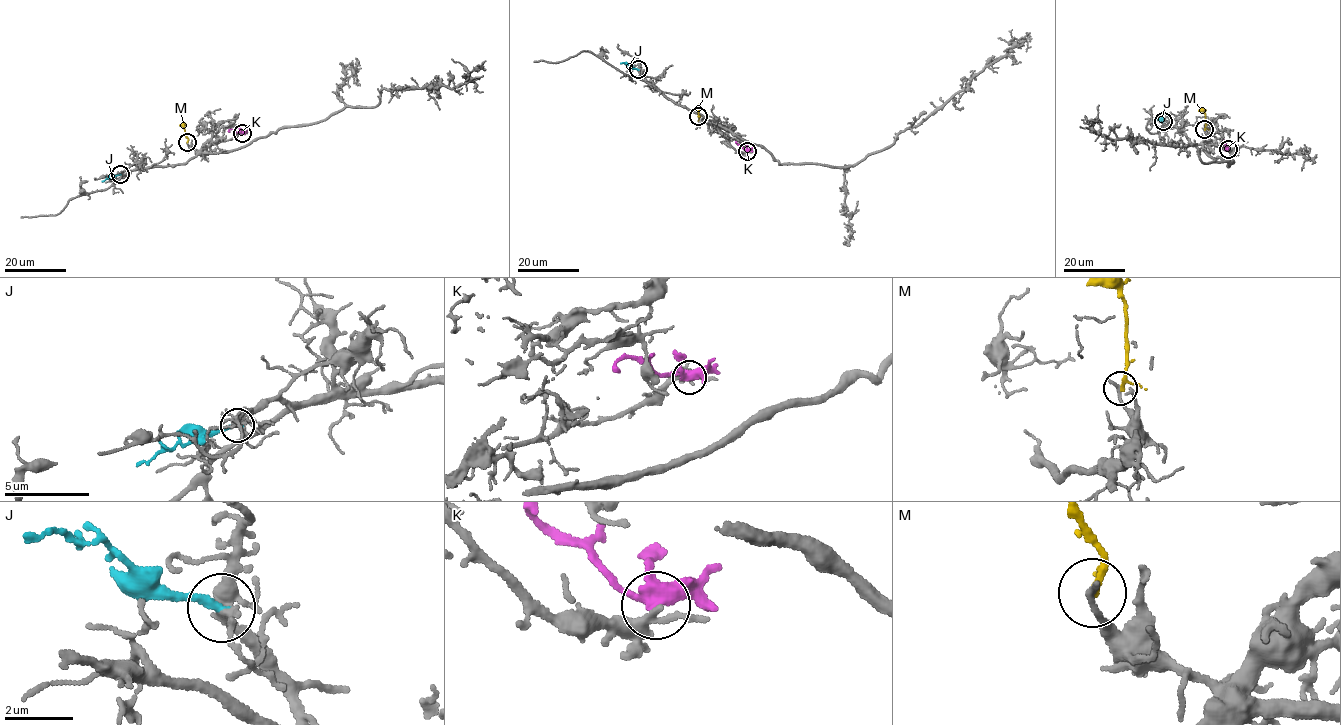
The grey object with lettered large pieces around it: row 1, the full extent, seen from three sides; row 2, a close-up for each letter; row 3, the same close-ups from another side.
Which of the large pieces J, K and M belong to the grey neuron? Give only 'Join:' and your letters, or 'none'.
Join: J

